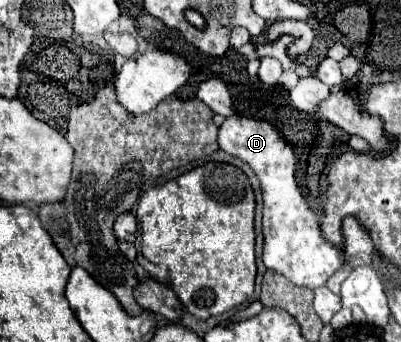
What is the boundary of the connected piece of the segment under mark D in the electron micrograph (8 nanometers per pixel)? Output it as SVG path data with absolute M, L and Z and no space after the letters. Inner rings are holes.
M229 116L219 128L219 148L249 164L263 192L263 264L289 278L297 286L319 288L345 262L343 248L327 242L319 228L319 216L309 208L295 182L295 154L291 146L265 120Z

